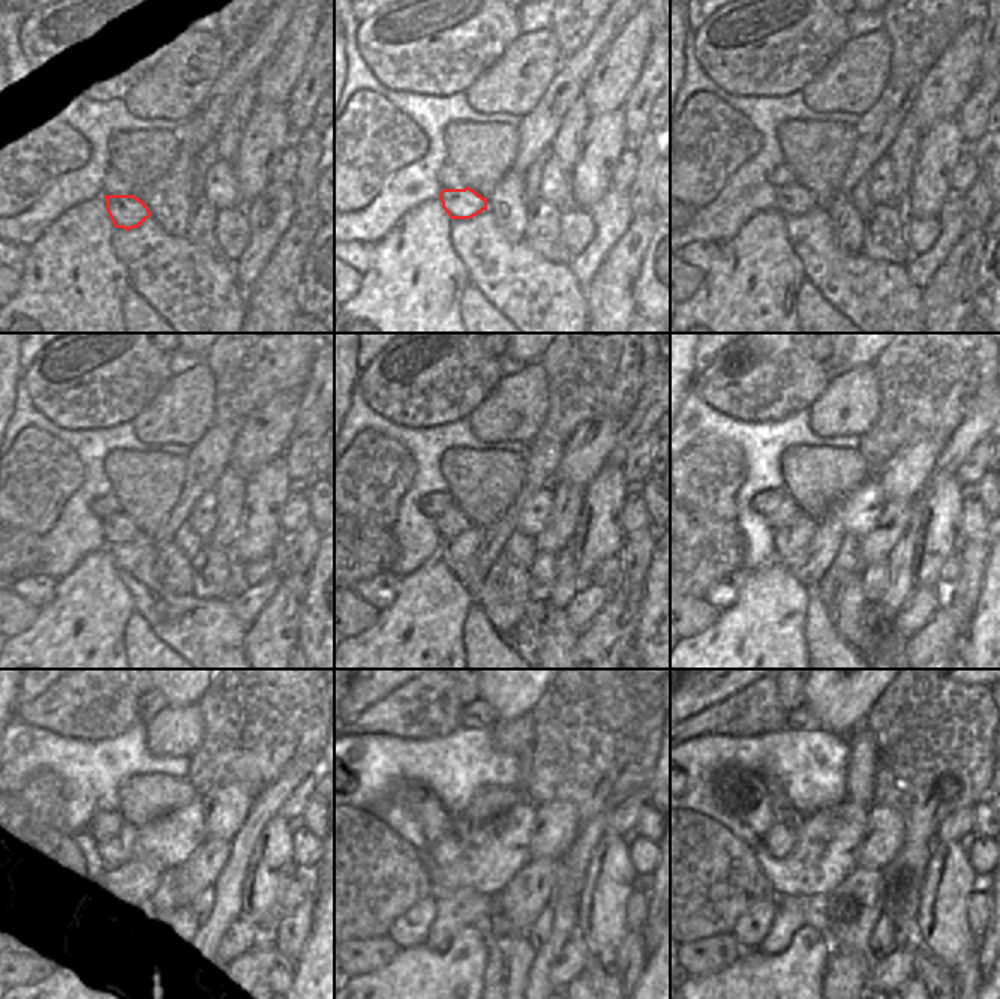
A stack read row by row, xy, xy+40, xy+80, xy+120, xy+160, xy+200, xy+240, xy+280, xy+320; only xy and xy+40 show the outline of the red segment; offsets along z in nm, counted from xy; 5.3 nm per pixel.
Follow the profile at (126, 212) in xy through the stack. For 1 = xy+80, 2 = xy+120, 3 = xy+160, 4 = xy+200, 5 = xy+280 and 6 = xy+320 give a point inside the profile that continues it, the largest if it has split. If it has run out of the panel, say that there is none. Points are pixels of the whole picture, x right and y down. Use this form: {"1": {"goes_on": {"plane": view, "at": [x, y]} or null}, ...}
{"1": {"goes_on": {"plane": "xy+80", "at": [793, 200]}}, "2": {"goes_on": {"plane": "xy+120", "at": [117, 528]}}, "3": {"goes_on": {"plane": "xy+160", "at": [452, 522]}}, "4": {"goes_on": {"plane": "xy+200", "at": [786, 513]}}, "5": {"goes_on": {"plane": "xy+280", "at": [447, 849]}}, "6": {"goes_on": {"plane": "xy+320", "at": [780, 840]}}}

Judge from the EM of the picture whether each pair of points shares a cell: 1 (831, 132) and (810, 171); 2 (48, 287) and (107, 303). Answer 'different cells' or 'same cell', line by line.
1: same cell
2: same cell

